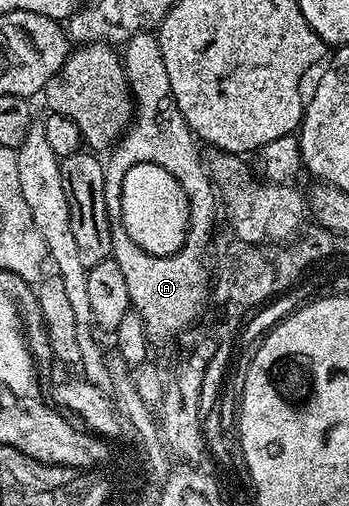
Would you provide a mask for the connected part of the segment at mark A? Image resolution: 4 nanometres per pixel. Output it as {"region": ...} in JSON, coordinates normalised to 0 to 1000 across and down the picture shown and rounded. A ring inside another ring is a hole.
{"region":[[[421,59],[378,69],[352,89],[352,123],[370,176],[381,182],[387,217],[370,249],[358,253],[347,273],[309,300],[312,316],[304,312],[295,322],[301,332],[301,419],[312,431],[312,458],[318,460],[318,510],[341,524],[341,534],[364,555],[364,579],[378,613],[410,634],[418,664],[430,672],[484,670],[493,662],[524,660],[573,626],[587,599],[593,607],[605,591],[605,551],[599,559],[599,536],[587,530],[587,494],[599,488],[599,462],[610,457],[610,377],[616,379],[616,370],[590,340],[579,308],[564,308],[567,277],[490,184],[490,158],[479,152],[479,128],[467,128],[467,97],[456,97],[447,67],[436,59]],[[401,322],[430,322],[479,334],[533,383],[542,407],[542,449],[533,453],[530,480],[499,504],[436,506],[433,500],[415,498],[367,466],[364,453],[355,451],[347,435],[344,381],[352,350],[378,328]]]}

